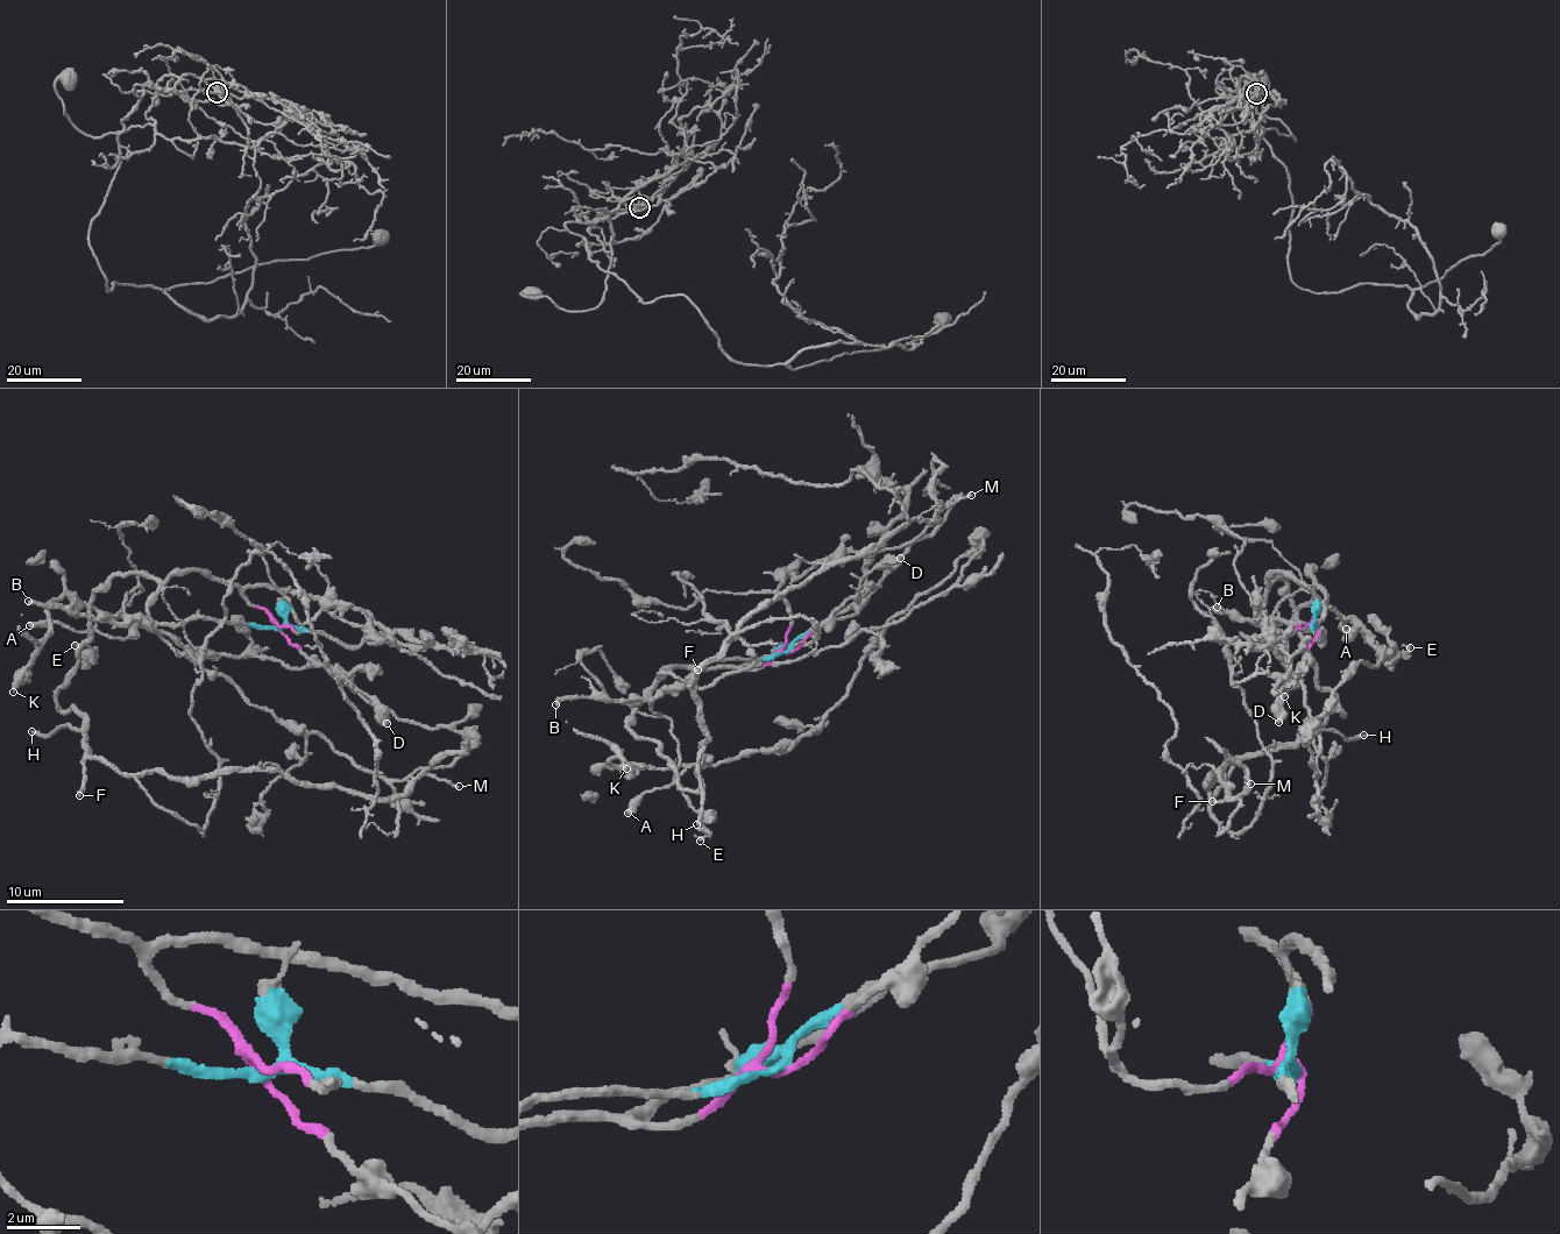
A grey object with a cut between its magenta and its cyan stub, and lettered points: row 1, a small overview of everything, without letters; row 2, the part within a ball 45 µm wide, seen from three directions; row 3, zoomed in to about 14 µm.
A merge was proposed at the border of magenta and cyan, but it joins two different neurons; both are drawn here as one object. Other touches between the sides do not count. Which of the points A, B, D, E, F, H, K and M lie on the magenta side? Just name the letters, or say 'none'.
D, F, H, M

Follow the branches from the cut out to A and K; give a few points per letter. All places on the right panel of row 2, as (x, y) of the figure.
A: (1317, 628), (1268, 624), (1275, 607), (1300, 589), (1355, 622), (1349, 639), (1345, 630)
K: (1317, 628), (1268, 624), (1275, 607), (1303, 589), (1339, 614), (1311, 600), (1295, 615), (1278, 650), (1284, 697)

